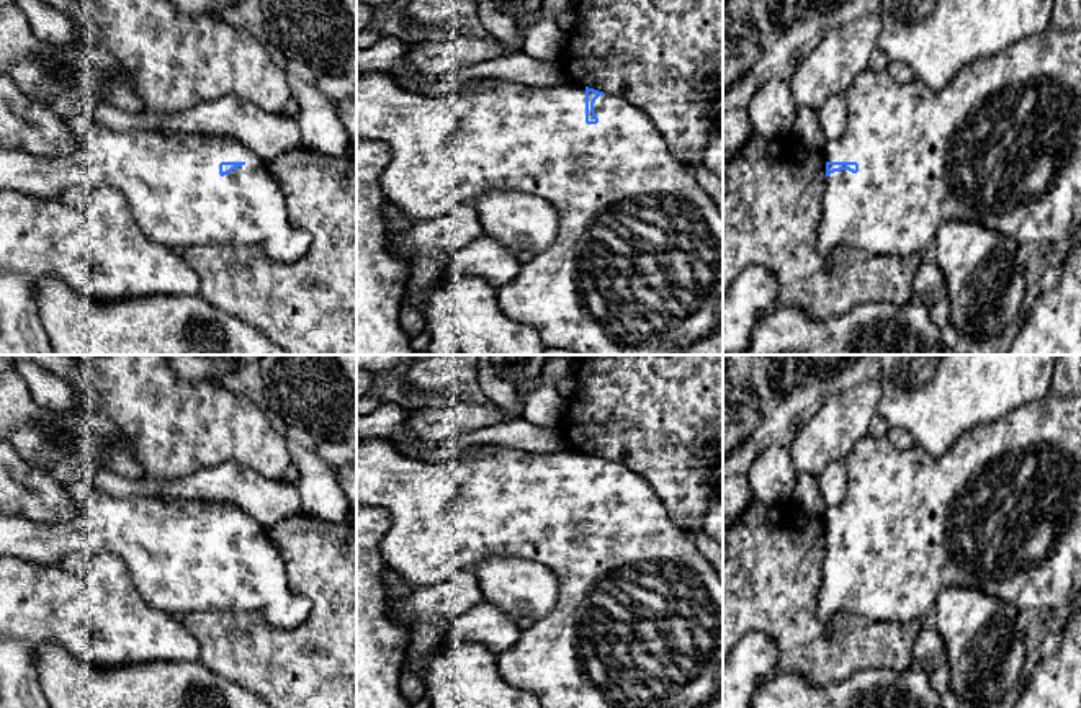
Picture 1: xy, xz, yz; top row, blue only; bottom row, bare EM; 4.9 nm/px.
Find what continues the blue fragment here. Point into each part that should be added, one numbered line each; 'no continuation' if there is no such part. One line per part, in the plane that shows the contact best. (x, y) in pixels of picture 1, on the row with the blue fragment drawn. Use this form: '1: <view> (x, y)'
1: xz (636, 267)

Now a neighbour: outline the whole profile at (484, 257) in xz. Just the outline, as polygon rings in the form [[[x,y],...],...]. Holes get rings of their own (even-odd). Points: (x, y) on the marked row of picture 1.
[[[482,234],[450,255],[445,273],[453,278],[481,276],[500,289],[517,276],[520,267],[515,250]]]

